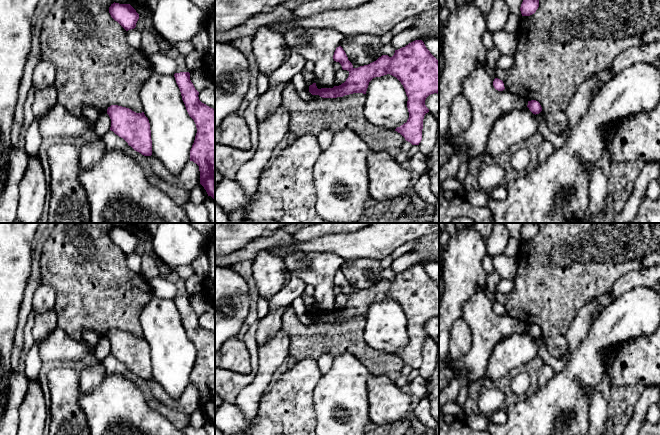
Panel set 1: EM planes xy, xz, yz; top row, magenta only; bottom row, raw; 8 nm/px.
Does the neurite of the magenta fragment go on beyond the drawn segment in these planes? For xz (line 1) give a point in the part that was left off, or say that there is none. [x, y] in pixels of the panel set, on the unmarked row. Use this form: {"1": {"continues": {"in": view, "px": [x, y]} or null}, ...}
{"1": {"continues": null}}

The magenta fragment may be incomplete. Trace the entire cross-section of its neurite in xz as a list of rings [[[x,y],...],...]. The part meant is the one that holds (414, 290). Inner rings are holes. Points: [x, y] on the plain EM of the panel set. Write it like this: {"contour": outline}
{"contour": [[[415,264],[395,274],[392,281],[382,279],[376,285],[358,292],[353,291],[341,270],[336,272],[333,283],[341,288],[343,294],[349,296],[346,305],[333,312],[321,313],[313,307],[309,310],[309,316],[322,322],[366,318],[373,302],[390,298],[401,306],[408,321],[409,342],[395,355],[412,369],[419,369],[422,364],[423,343],[429,336],[425,324],[431,318],[439,318],[439,284],[430,277],[424,266]]]}

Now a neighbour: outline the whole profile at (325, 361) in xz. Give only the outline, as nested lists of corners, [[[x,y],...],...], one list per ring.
[[[328,354],[321,355],[317,360],[318,367],[322,374],[327,373],[333,364],[333,357]]]

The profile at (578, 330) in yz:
[[[604,293],[578,311],[566,335],[567,351],[565,358],[568,359],[580,346],[581,341],[587,336],[591,324],[591,317],[595,311],[597,309],[604,309],[611,301],[612,298],[610,295]]]

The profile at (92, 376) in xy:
[[[87,365],[80,374],[80,394],[90,393],[99,387],[104,380],[105,372],[103,365]]]

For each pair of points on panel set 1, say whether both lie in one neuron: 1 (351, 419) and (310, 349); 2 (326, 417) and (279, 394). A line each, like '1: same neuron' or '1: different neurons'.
1: different neurons
2: different neurons

